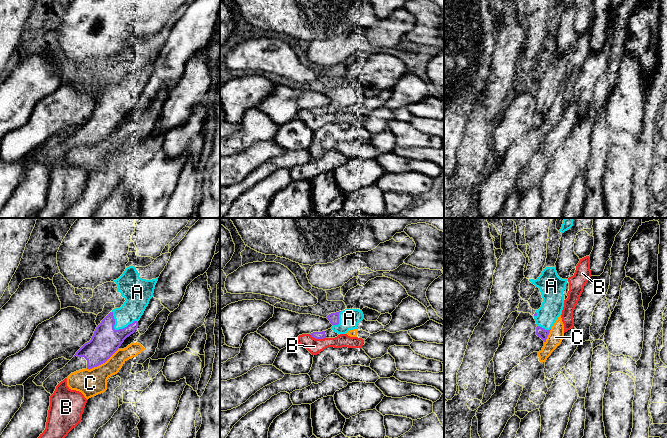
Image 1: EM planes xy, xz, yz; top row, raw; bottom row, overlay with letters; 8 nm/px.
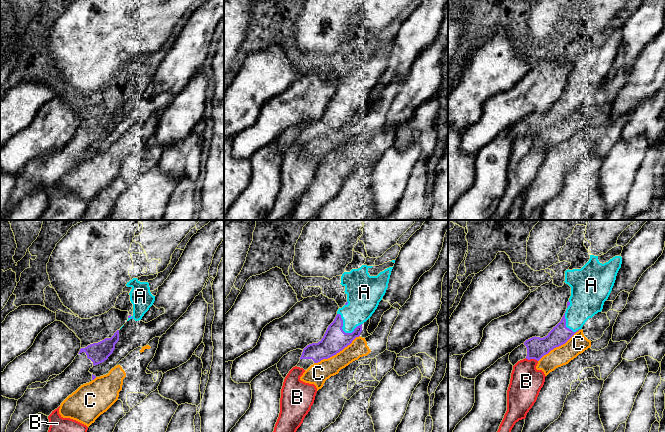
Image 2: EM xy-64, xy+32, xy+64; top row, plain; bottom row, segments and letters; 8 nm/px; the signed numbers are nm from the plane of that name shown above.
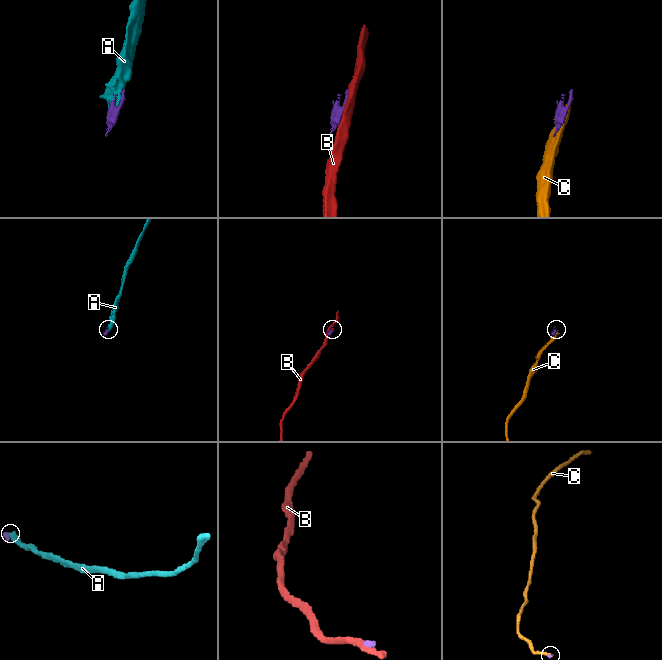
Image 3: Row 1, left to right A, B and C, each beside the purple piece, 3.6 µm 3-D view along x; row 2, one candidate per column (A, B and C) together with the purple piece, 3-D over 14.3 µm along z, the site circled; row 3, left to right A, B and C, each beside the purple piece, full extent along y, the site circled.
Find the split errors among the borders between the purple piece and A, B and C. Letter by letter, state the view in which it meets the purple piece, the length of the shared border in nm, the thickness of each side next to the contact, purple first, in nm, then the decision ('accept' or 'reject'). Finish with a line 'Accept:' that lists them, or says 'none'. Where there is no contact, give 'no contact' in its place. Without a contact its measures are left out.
A: xy | 220 nm | 220/180 nm | accept
B: xz | 140 nm | 60/120 nm | reject
C: xy | 300 nm | 220/220 nm | reject
Accept: A

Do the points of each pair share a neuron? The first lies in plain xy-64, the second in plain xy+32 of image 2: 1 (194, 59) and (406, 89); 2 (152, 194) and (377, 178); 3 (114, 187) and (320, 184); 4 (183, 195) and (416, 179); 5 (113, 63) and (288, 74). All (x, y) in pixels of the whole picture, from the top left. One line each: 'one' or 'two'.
1: two
2: one
3: one
4: one
5: two

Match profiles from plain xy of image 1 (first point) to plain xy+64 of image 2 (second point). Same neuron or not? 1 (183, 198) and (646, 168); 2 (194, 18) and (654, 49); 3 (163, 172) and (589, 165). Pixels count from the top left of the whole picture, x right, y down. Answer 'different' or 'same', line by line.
1: same
2: different
3: different

